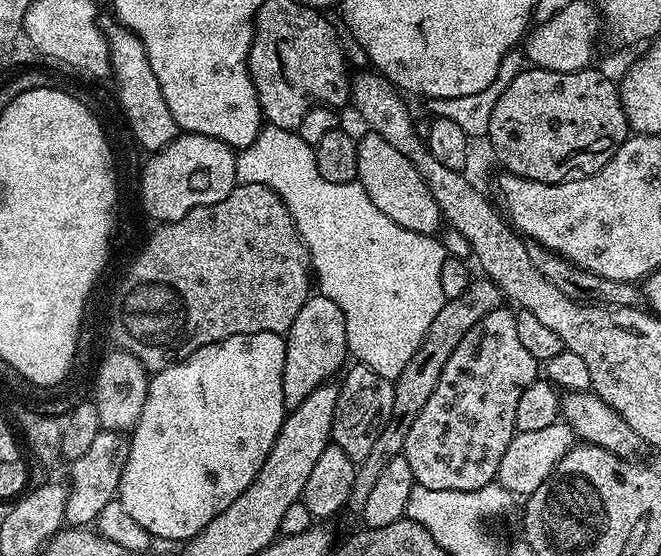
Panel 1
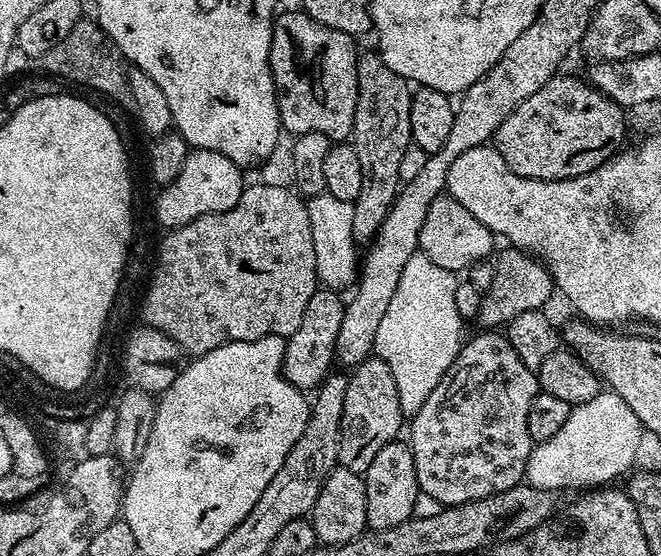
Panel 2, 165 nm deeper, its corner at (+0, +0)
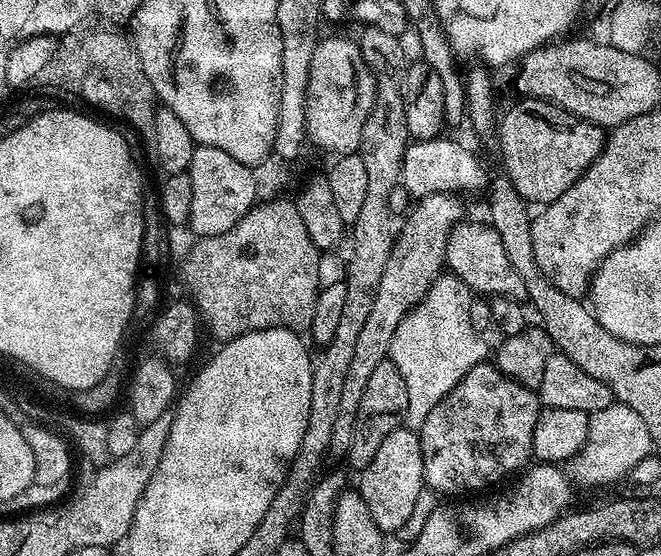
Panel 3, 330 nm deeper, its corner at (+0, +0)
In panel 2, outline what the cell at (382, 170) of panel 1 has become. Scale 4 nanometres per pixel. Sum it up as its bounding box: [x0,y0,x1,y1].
[419,194,494,274]

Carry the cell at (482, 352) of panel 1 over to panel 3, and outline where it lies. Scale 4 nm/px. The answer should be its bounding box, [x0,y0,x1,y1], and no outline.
[418,363,541,498]

